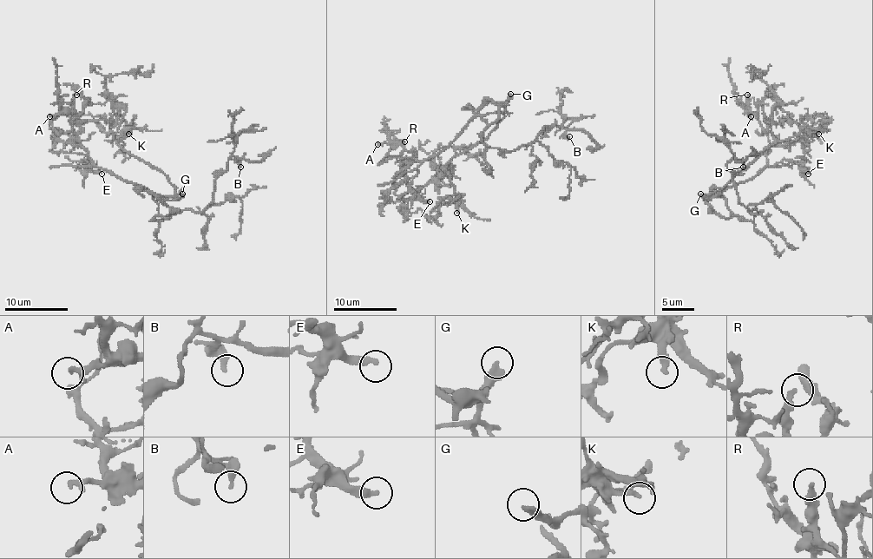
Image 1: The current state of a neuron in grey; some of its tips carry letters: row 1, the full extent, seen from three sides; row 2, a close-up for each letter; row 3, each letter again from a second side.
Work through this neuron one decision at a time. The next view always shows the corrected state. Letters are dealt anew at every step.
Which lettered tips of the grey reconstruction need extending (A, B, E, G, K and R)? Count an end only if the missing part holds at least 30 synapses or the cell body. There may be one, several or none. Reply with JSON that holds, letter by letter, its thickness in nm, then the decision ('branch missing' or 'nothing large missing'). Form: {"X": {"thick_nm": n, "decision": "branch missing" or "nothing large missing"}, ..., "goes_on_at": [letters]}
{"A": {"thick_nm": 240, "decision": "nothing large missing"}, "B": {"thick_nm": 340, "decision": "nothing large missing"}, "E": {"thick_nm": 340, "decision": "nothing large missing"}, "G": {"thick_nm": 320, "decision": "branch missing"}, "K": {"thick_nm": 220, "decision": "nothing large missing"}, "R": {"thick_nm": 200, "decision": "nothing large missing"}, "goes_on_at": ["G"]}

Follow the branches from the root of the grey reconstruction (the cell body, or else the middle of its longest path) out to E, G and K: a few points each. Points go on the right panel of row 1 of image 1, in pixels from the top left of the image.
E: (718, 197), (728, 187), (751, 180), (762, 168), (771, 167), (784, 159), (798, 164), (808, 174)
G: (718, 197), (706, 199), (700, 194)
K: (718, 197), (724, 187), (772, 143), (787, 140), (803, 130), (818, 134)

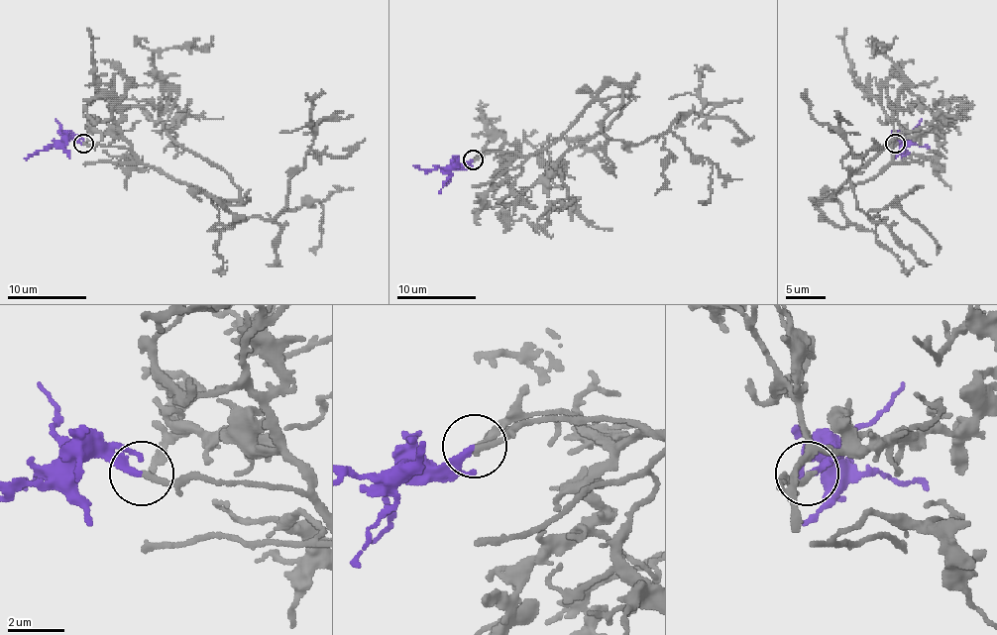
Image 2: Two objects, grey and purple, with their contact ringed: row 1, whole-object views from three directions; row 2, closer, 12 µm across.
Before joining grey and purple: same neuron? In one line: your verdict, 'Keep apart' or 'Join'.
Join

